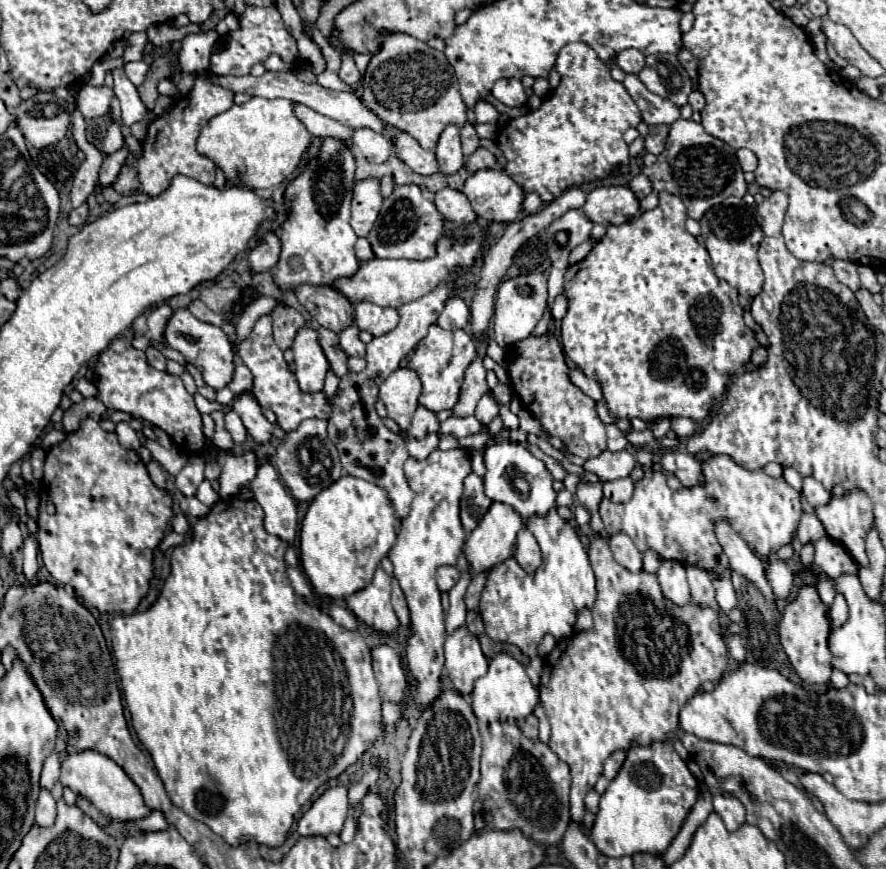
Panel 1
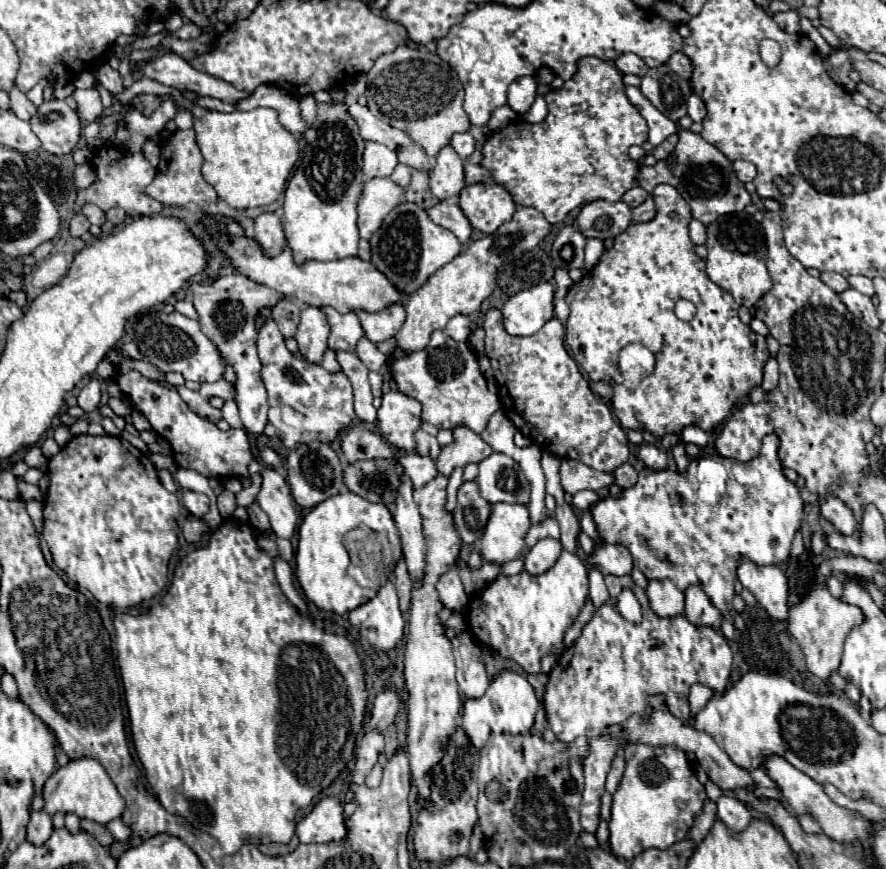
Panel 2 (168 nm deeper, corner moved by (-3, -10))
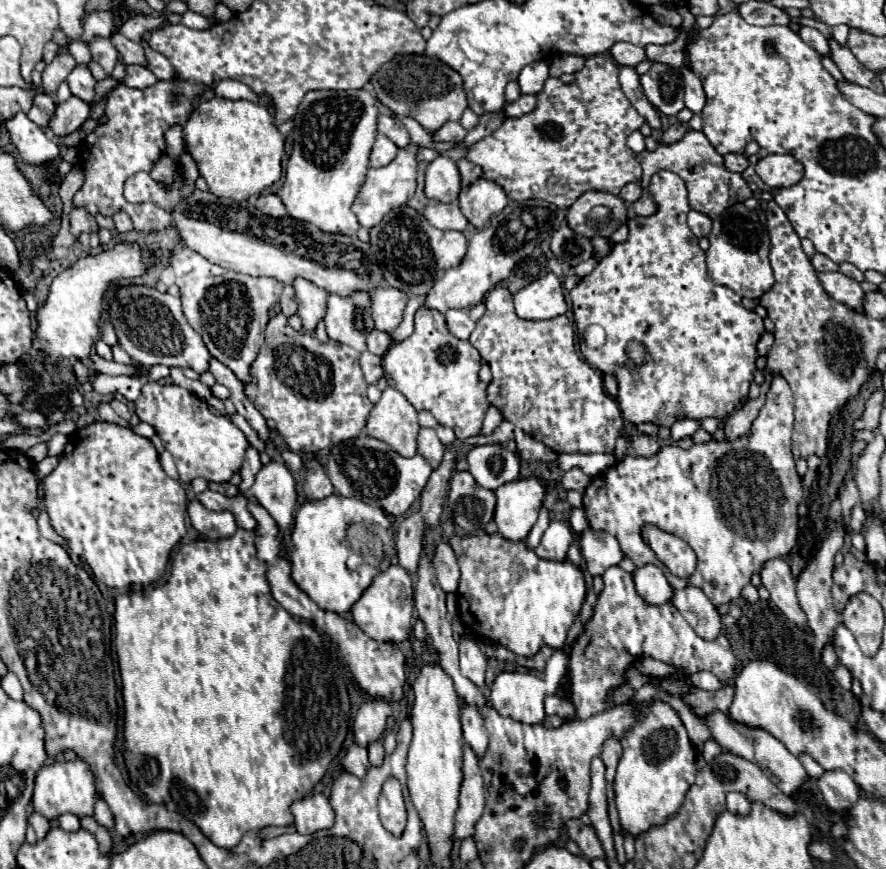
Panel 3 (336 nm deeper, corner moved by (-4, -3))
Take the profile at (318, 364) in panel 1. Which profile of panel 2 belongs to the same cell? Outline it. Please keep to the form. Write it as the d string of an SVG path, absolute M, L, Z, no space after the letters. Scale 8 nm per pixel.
M307 307L301 311L301 323L295 335L295 341L299 345L299 353L305 361L321 365L321 359L325 355L329 337L329 323L321 309Z

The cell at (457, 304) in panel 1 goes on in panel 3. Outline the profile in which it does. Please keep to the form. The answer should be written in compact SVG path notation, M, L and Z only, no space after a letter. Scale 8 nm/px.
M448 310L444 316L448 322L448 330L460 340L468 340L476 328L476 322L470 320L468 310Z

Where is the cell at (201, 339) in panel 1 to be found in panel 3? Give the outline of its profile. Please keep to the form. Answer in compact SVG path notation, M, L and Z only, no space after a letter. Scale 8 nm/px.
M118 284L114 288L114 298L108 308L110 324L114 326L118 346L140 366L178 366L192 368L198 374L206 372L210 352L206 350L200 334L188 324L182 314L180 298L162 294L154 286L144 284Z

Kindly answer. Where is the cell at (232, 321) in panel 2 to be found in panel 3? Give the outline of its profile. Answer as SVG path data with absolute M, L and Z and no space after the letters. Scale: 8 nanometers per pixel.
M176 246L168 264L176 274L176 284L180 288L184 316L190 326L202 336L208 352L228 366L238 380L250 380L250 366L264 344L264 330L270 320L270 310L278 302L284 282L270 276L248 276L220 268L190 248Z

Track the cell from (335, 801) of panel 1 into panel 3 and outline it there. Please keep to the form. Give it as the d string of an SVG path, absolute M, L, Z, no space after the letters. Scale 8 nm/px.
M312 794L296 800L290 806L290 812L294 814L294 826L300 834L326 830L334 824L334 810L324 794Z

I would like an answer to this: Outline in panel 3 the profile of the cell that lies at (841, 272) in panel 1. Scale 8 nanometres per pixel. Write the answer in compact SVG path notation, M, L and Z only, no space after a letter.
M814 254L812 258L810 258L810 262L812 262L812 266L818 270L818 272L830 272L830 270L838 270L838 264L836 262L832 262L828 256L824 256L824 254Z

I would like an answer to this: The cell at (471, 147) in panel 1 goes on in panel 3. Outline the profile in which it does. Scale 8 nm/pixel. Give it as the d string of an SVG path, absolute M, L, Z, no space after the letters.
M446 122L436 132L432 132L434 142L460 142L466 136L466 130L460 122Z

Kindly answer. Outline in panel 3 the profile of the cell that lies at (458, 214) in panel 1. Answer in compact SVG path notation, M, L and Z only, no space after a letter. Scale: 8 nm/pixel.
M430 202L424 210L422 216L438 230L464 230L468 226L468 220L460 212L458 204L440 204L440 202Z

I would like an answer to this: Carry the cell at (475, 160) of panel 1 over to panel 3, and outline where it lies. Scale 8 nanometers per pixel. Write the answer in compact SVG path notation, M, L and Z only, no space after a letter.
M460 158L460 160L456 162L456 166L458 166L458 170L460 170L460 176L462 176L462 184L464 184L464 186L466 186L466 184L472 184L474 180L478 180L478 178L482 176L482 168L476 166L476 164L472 164L472 162L468 162L466 158Z

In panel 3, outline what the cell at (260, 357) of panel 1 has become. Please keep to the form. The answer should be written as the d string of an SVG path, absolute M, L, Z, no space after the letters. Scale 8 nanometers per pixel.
M276 314L266 328L266 342L250 366L252 380L244 384L246 398L264 418L276 422L286 446L298 454L312 454L348 438L356 438L366 426L374 404L368 400L368 384L362 376L360 354L332 338L320 342L312 332L290 328L284 314Z

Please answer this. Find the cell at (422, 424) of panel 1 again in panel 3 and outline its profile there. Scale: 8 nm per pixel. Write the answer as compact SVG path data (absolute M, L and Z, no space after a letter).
M420 428L418 434L418 454L424 456L424 460L432 466L438 468L444 456L444 444L438 440L436 432L432 428Z

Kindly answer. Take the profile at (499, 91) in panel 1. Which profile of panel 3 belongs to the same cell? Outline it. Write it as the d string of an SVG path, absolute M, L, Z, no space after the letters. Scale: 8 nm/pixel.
M538 60L522 68L518 76L518 84L524 94L538 94L544 88L546 78L548 78L548 62Z

